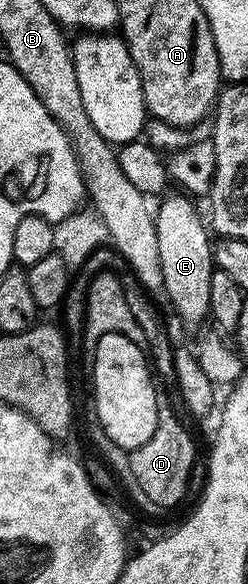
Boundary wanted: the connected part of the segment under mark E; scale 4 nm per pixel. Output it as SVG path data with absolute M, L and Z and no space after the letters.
M166 196L166 201L155 209L159 235L159 267L163 267L164 294L168 294L173 300L178 315L185 321L197 321L200 317L209 317L211 275L215 268L213 245L209 241L211 233L203 220L202 210L200 213L188 196L181 196L183 197Z

